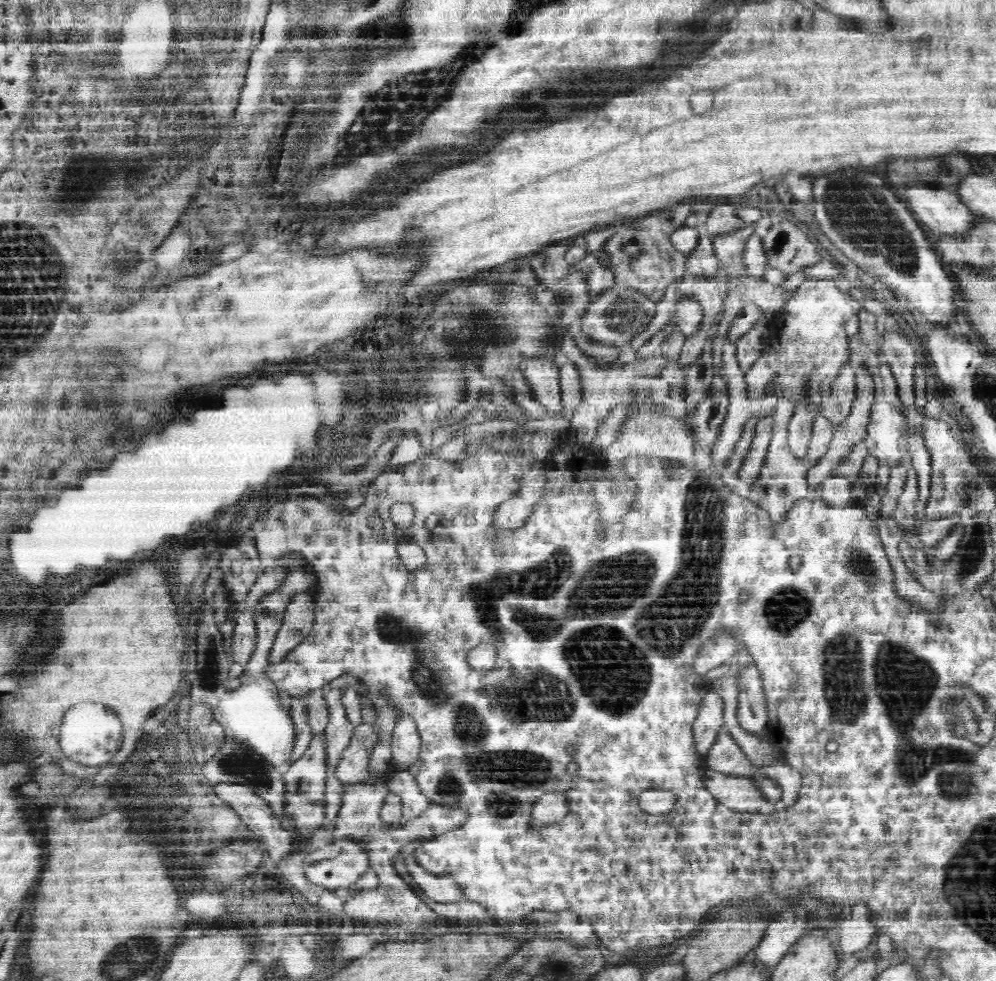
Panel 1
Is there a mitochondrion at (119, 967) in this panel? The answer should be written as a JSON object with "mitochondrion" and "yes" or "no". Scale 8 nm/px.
{"mitochondrion":"yes"}

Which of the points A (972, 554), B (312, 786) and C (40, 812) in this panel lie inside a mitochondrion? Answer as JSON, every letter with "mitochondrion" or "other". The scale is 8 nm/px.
{"A":"mitochondrion","B":"other","C":"other"}

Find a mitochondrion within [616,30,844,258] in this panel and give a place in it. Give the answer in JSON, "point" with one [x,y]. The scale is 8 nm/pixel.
{"point":[779,241]}

